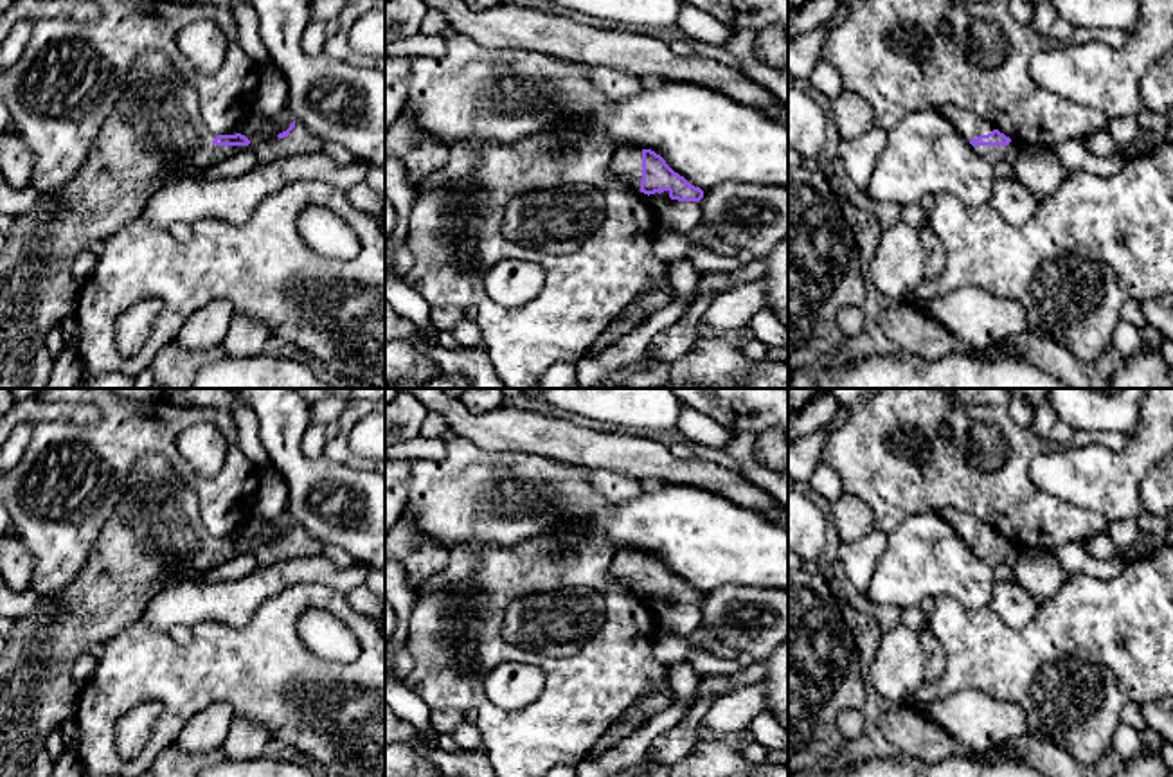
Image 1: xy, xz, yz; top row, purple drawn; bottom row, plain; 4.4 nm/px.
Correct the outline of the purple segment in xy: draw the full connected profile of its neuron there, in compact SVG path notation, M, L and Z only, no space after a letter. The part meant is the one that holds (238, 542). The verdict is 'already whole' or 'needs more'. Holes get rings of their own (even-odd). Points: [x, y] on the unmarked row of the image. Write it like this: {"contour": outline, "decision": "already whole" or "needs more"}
{"contour": "M146 455L133 466L130 484L113 514L103 527L94 552L77 581L56 595L41 595L40 604L16 619L5 633L0 653L0 777L50 777L54 761L47 754L49 734L61 721L76 714L81 685L72 676L72 665L94 646L104 646L124 628L139 622L153 595L167 586L232 561L248 552L250 543L241 538L214 538L201 523L196 491L182 480L164 455Z", "decision": "needs more"}

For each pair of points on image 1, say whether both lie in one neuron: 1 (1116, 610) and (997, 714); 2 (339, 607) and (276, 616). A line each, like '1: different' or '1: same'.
1: different
2: same

